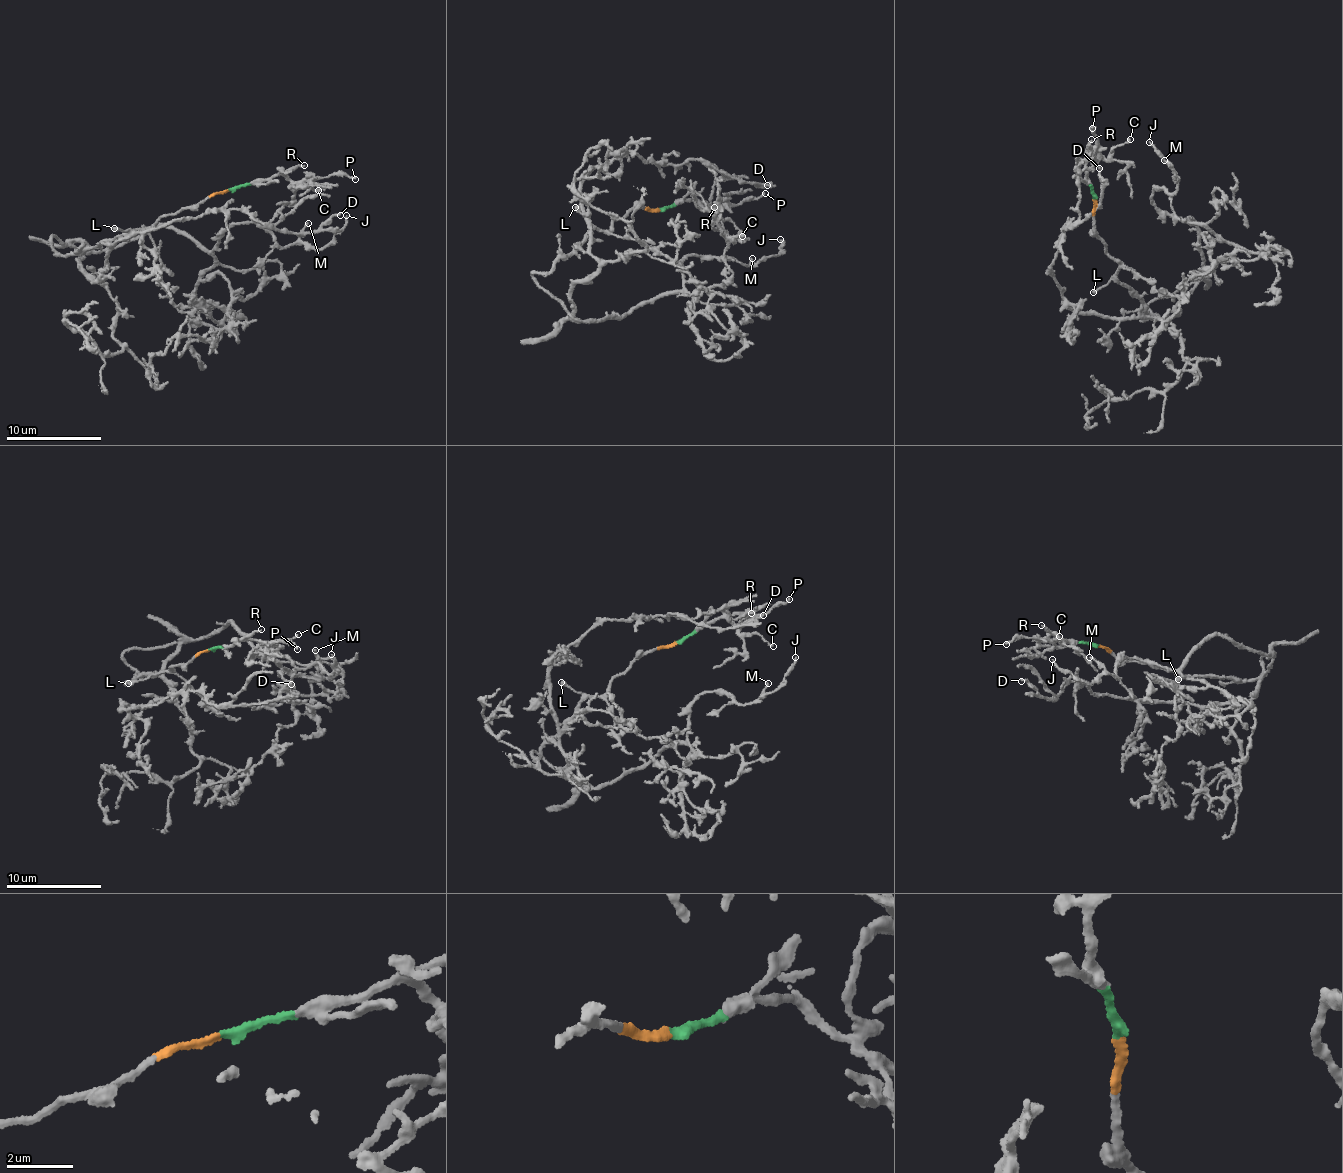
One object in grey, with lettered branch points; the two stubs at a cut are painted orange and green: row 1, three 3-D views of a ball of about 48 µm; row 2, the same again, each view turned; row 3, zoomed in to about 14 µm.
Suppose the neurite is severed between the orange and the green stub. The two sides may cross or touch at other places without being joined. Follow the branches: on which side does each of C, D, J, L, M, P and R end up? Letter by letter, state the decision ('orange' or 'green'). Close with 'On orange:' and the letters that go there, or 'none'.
C: green
D: orange
J: orange
L: orange
M: orange
P: green
R: green
On orange: D, J, L, M

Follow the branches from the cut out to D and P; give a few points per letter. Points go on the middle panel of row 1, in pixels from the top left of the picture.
D: (658, 209), (634, 208), (532, 273), (572, 311), (599, 263), (581, 178), (616, 157), (766, 184)
P: (658, 209), (692, 201), (710, 210), (728, 209), (764, 192)

